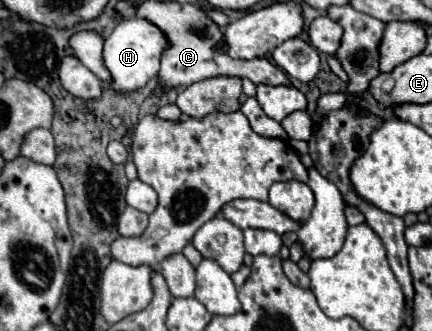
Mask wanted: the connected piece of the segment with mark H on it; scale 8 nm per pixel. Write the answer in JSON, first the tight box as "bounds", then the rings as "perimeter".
{"bounds":[104,18,170,92],"perimeter":[[[128,18],[120,22],[104,42],[104,64],[114,76],[114,84],[110,84],[110,88],[116,92],[134,92],[142,88],[160,72],[162,50],[166,50],[166,46],[170,46],[166,34],[146,18]]]}

